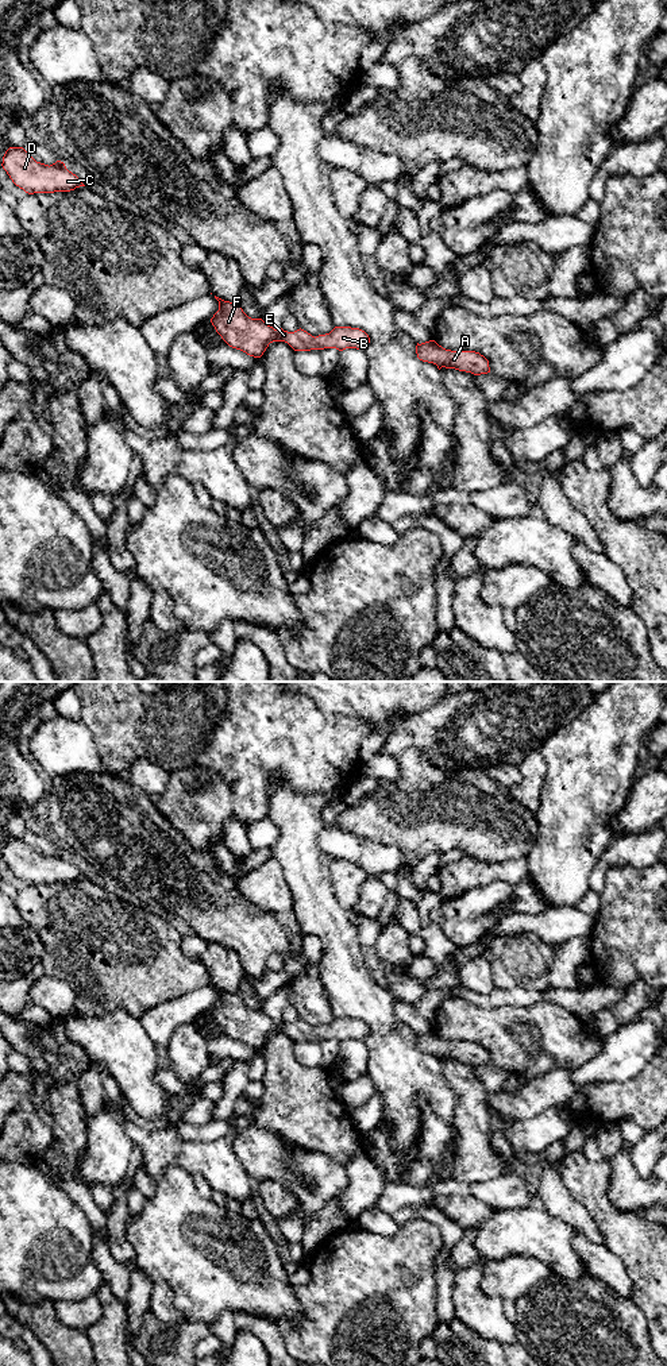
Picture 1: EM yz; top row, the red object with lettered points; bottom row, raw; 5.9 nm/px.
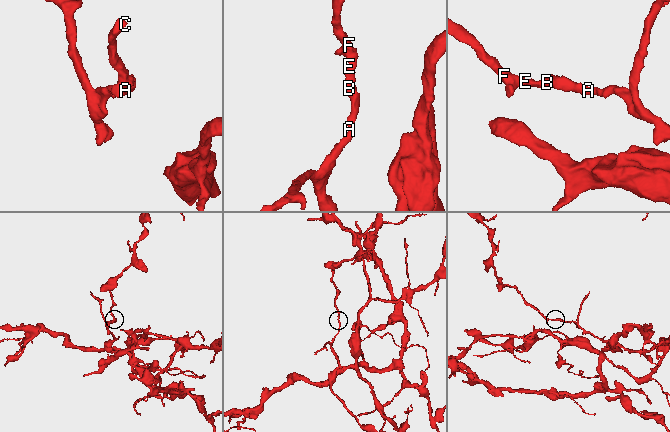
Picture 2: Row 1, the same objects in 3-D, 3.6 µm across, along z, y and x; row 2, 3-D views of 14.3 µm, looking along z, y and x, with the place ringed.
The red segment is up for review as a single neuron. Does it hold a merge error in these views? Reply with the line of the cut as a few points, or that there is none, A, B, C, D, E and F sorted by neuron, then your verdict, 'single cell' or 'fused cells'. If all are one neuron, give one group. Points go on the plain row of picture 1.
no cut; A B C D E F; single cell

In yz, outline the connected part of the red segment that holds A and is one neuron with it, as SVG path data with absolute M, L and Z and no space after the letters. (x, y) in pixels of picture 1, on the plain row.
M429 1031L416 1037L417 1049L423 1053L433 1054L440 1061L455 1060L474 1066L490 1064L489 1051L475 1042L451 1042Z

